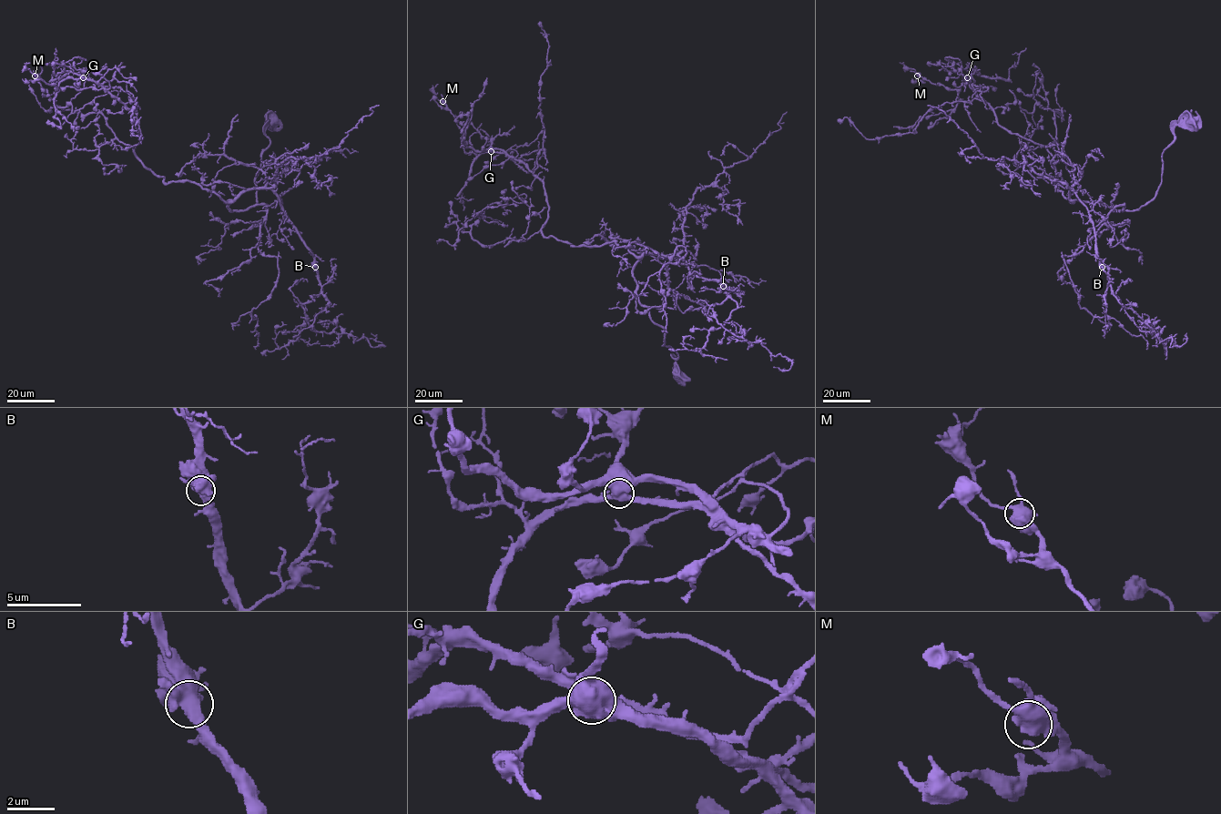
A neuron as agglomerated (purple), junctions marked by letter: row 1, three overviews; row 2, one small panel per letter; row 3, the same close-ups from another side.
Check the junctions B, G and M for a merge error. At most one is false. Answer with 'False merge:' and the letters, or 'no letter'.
False merge: G

